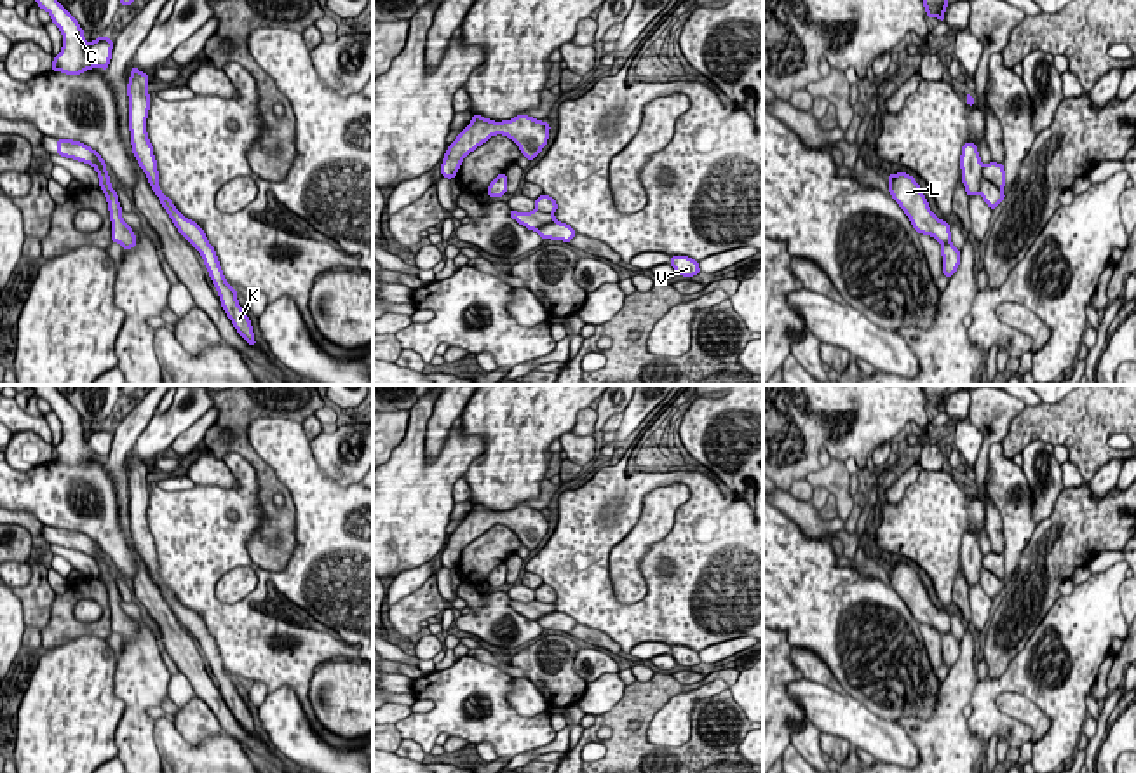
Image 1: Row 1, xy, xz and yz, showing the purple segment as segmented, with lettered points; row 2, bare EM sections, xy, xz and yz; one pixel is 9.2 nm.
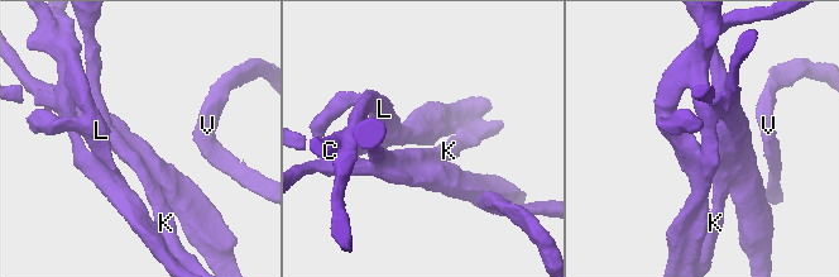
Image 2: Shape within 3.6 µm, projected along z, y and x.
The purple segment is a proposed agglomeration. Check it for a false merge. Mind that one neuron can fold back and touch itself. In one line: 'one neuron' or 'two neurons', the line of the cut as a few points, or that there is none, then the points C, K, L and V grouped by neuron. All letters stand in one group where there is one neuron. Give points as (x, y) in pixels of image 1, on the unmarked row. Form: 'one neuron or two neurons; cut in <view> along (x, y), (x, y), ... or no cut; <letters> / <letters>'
one neuron; no cut; C K L V

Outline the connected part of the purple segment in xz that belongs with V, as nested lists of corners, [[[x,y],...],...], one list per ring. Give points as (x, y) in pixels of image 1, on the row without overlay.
[[[671,646],[671,657],[678,665],[693,667],[700,664],[699,651],[693,651],[688,646]]]

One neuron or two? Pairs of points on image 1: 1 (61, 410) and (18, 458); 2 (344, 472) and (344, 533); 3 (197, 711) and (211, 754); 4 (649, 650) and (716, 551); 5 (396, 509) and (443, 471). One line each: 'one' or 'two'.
1: two
2: two
3: two
4: two
5: one

